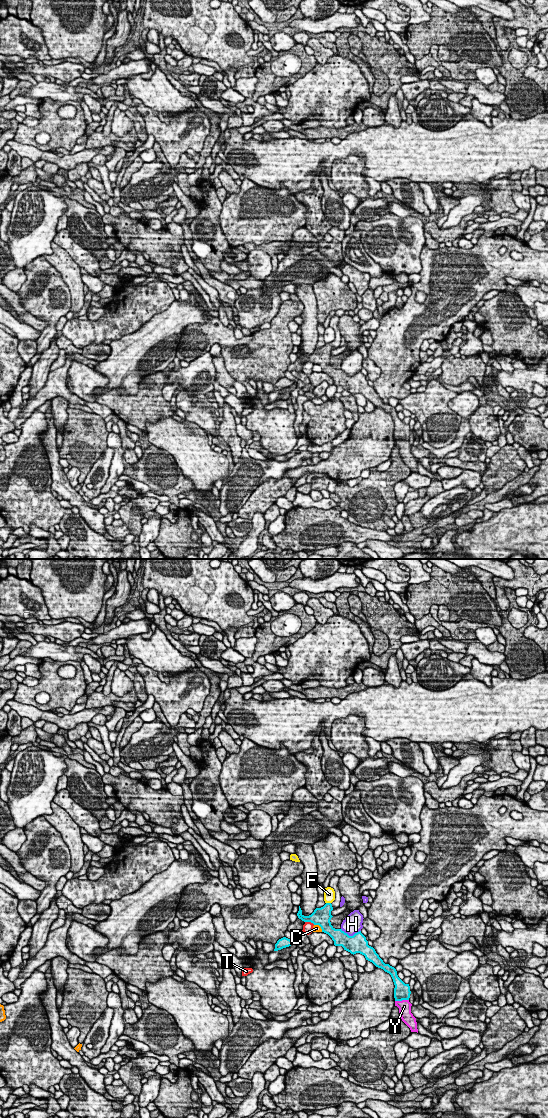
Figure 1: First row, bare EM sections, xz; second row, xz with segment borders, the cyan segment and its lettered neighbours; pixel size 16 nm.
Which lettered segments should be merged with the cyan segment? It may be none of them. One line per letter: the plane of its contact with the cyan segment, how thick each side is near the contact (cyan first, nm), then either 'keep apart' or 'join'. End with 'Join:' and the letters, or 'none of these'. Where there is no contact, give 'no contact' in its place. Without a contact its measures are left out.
C: meets cyan in xz; 280 nm thick on the cyan side, 130 nm on the other; keep apart
F: meets cyan in xz; 280 nm thick on the cyan side, 190 nm on the other; keep apart
H: meets cyan in xz; 300 nm thick on the cyan side, 300 nm on the other; keep apart
T: meets cyan in xz; 280 nm thick on the cyan side, 160 nm on the other; keep apart
Y: meets cyan in xz; 260 nm thick on the cyan side, 200 nm on the other; join
Join: Y

